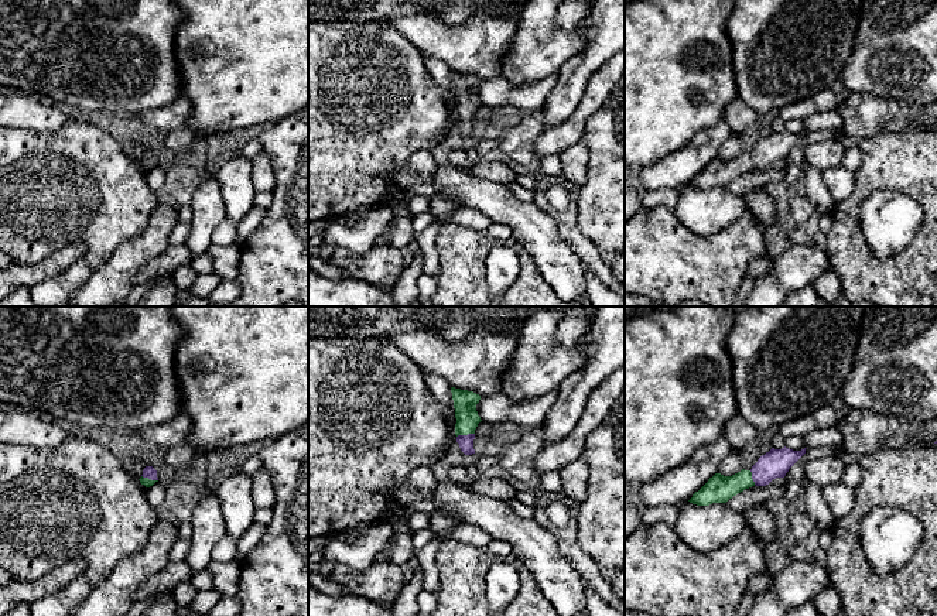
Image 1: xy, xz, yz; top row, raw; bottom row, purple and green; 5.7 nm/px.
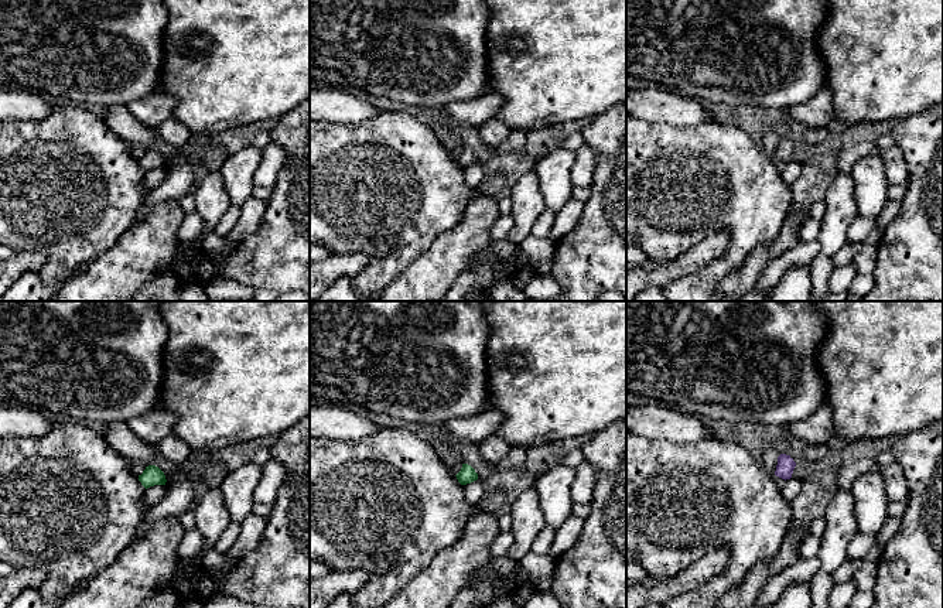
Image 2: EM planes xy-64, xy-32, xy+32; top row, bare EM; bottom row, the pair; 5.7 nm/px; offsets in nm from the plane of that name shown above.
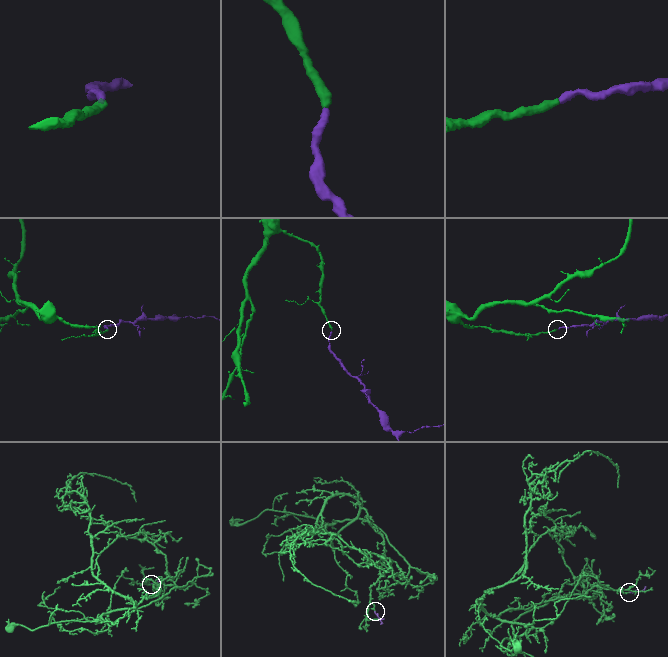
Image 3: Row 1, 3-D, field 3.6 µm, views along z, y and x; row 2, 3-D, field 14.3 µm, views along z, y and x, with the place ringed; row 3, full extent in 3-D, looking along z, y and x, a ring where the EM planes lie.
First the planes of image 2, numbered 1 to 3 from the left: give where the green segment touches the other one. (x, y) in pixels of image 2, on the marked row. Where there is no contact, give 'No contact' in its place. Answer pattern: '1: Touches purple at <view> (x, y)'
1: No contact
2: No contact
3: No contact

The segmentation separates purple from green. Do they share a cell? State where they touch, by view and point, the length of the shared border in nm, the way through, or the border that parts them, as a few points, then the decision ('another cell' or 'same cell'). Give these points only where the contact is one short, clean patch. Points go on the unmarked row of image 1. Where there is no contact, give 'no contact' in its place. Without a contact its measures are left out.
xz (465, 119) | 110 nm | across xz (465, 126), (465, 119), (465, 85) | same cell

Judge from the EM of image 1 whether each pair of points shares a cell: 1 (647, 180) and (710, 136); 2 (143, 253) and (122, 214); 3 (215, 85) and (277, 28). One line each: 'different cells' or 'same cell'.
1: same cell
2: different cells
3: same cell

